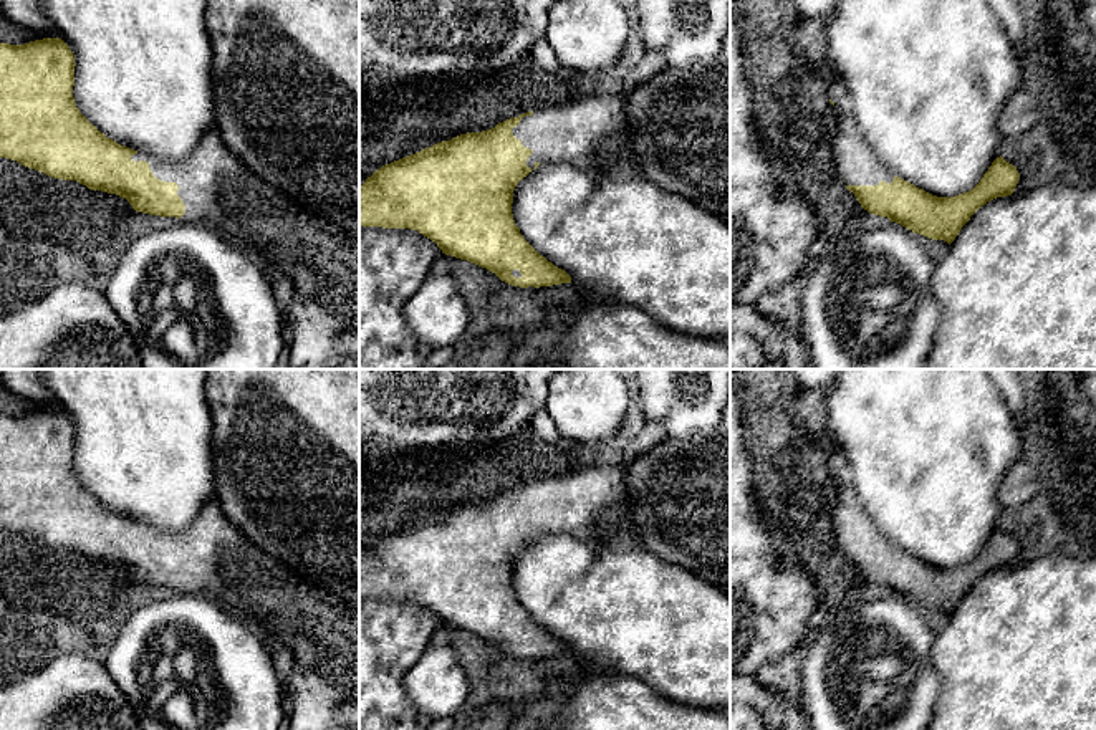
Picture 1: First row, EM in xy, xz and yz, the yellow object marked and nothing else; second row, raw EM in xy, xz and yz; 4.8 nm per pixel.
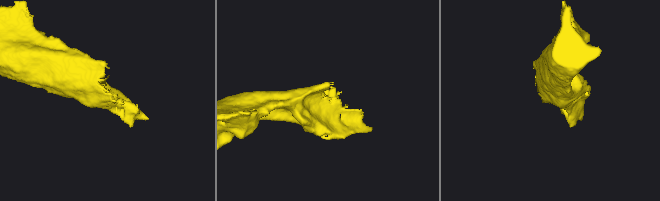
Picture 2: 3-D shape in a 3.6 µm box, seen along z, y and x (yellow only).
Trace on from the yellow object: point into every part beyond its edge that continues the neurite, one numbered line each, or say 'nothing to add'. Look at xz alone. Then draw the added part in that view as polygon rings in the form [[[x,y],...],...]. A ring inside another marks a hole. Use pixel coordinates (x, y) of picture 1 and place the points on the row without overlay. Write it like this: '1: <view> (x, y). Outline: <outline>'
1: xz (590, 502). Outline: [[[584,459],[566,473],[536,480],[531,487],[522,488],[512,503],[523,518],[533,521],[526,530],[530,540],[536,533],[568,533],[599,550],[618,553],[642,550],[641,538],[631,521],[624,465],[594,463]]]

